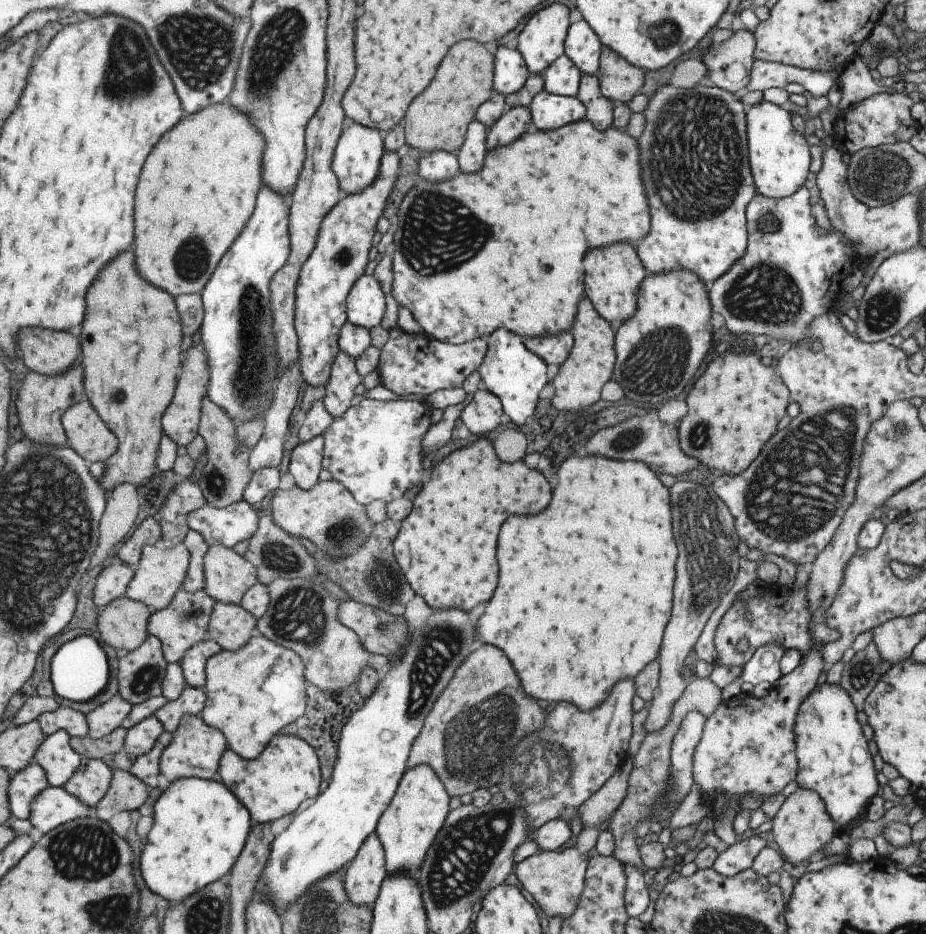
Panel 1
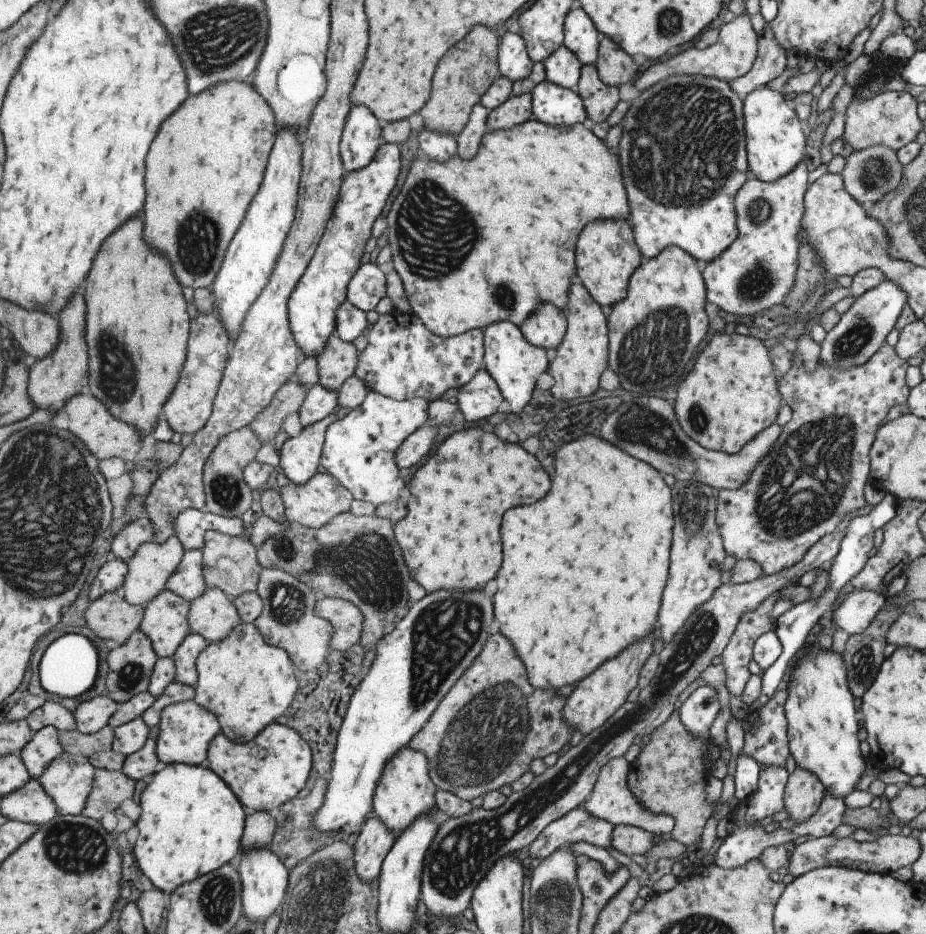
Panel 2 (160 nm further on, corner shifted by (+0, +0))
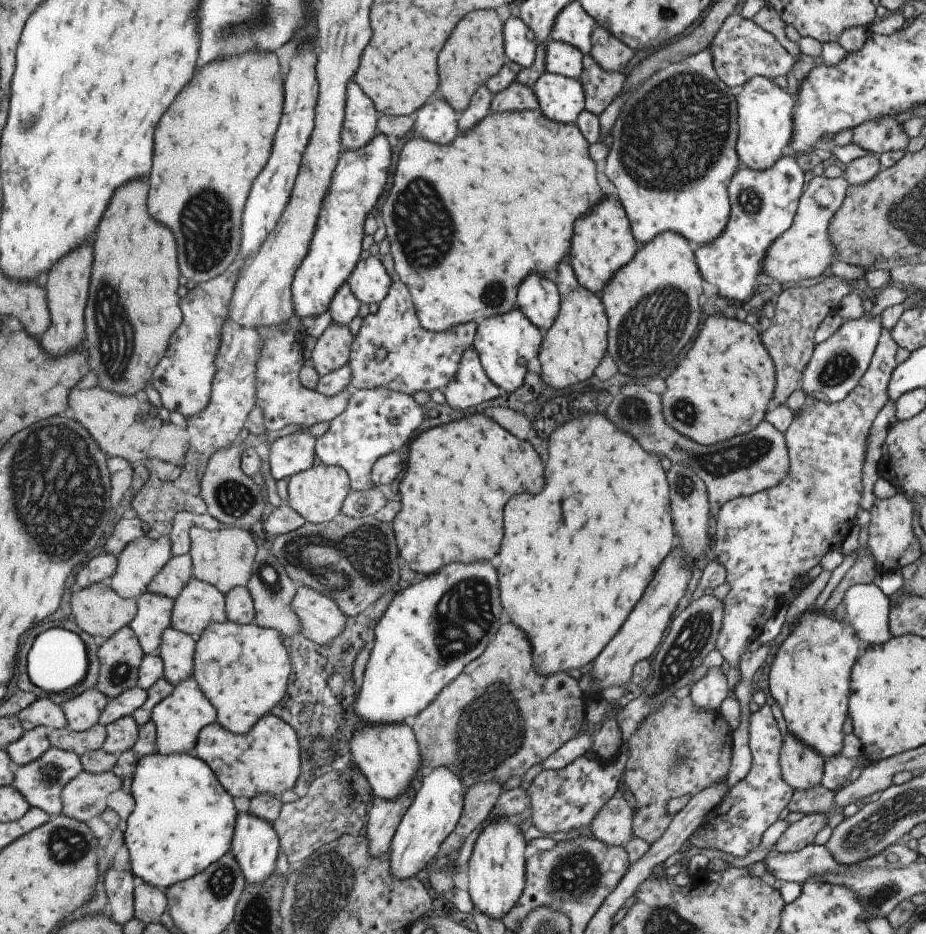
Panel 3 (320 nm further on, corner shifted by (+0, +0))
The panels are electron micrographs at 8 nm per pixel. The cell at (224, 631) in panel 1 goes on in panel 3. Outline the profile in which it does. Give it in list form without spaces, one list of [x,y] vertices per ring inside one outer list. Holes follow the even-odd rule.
[[[193,577],[174,598],[171,627],[197,638],[211,623],[226,620],[224,596],[214,586]]]

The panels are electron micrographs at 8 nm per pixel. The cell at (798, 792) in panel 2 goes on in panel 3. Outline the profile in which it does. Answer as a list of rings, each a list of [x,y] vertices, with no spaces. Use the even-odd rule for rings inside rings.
[[[789,732],[782,736],[778,757],[781,776],[792,790],[814,787],[821,780],[824,760]]]

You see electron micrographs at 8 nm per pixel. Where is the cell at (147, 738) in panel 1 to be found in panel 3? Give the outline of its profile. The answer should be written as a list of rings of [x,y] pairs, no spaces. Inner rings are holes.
[[[131,715],[122,716],[104,727],[106,735],[100,748],[112,755],[129,750],[134,745],[139,728]]]

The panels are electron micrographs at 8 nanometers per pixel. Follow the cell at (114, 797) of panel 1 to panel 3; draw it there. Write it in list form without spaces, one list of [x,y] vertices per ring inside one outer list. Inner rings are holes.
[[[82,770],[63,785],[60,813],[79,822],[95,818],[107,808],[106,796],[121,787],[121,779],[111,771],[88,773]]]

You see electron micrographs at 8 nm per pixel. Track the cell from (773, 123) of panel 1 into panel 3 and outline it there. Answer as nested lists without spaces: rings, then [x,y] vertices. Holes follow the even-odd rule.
[[[752,76],[745,84],[734,88],[736,123],[738,126],[735,152],[741,165],[751,170],[765,170],[787,153],[792,133],[794,100],[775,81],[764,76]]]

